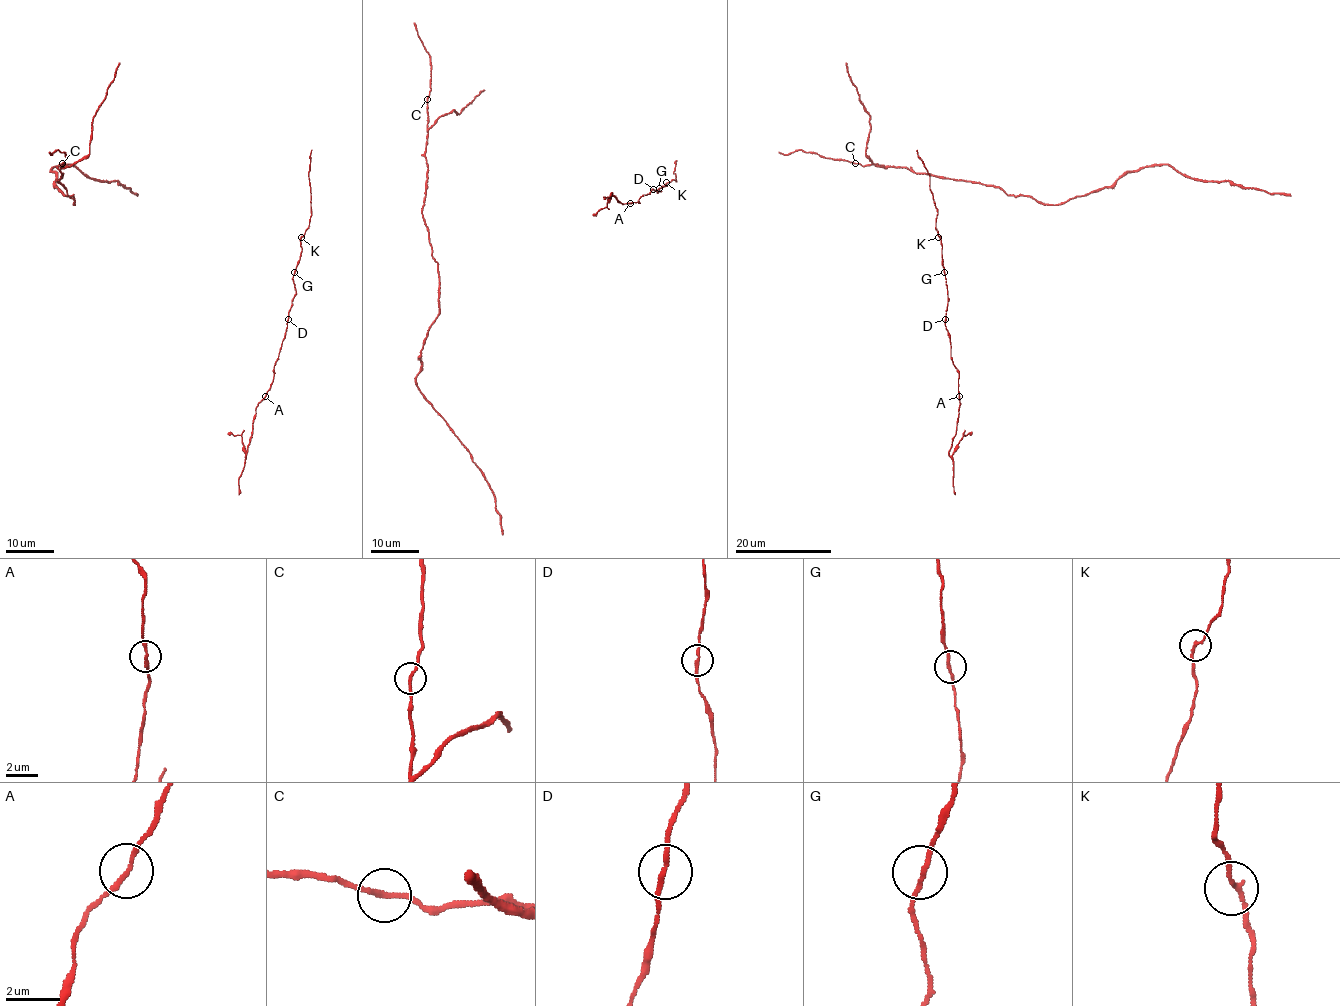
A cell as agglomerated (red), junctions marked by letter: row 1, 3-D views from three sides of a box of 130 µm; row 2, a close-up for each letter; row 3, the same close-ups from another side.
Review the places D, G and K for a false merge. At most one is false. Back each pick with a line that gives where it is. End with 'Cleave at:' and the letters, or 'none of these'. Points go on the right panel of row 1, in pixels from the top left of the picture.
D: (945, 319)
Cleave at: D

